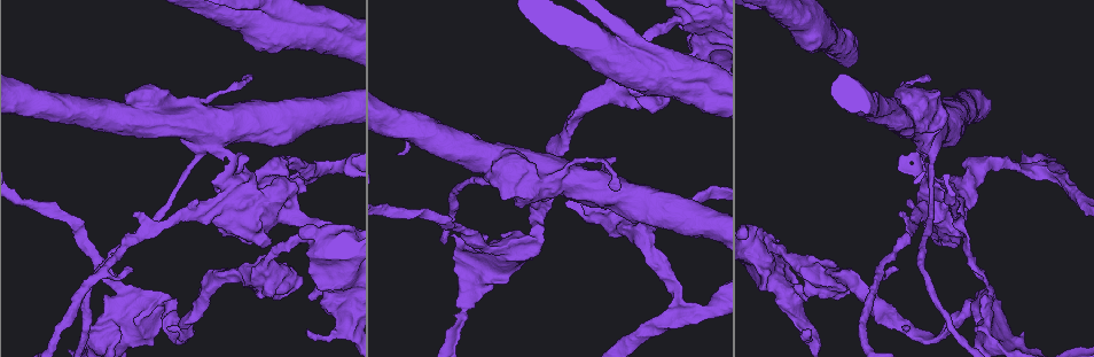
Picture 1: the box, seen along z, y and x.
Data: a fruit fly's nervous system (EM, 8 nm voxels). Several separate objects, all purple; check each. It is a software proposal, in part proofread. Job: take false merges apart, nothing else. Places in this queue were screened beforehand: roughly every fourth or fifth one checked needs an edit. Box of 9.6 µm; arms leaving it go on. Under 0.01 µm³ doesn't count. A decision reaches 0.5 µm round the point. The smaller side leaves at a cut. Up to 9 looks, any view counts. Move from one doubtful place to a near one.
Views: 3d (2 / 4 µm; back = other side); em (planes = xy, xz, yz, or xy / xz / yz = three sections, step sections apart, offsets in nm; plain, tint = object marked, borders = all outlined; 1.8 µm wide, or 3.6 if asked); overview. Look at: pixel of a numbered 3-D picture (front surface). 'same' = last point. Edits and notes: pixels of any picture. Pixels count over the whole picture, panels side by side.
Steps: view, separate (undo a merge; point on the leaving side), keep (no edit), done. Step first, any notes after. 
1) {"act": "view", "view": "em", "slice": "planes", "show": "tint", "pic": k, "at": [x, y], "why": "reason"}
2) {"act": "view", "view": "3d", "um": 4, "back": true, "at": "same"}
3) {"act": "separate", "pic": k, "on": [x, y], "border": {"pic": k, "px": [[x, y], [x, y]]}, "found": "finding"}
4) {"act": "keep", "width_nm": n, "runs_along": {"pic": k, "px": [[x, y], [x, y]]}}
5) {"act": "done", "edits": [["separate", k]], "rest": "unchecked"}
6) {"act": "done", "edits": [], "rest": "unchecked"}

{"act": "view", "view": "3d", "um": 4, "pic": 1, "at": [329, 40], "why": "closes a loop"}

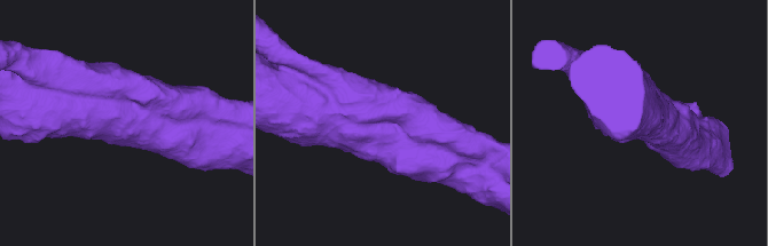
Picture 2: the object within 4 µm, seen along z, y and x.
{"act": "view", "view": "em", "um": 3.6, "slice": "xz", "step": 16, "show": "tint", "pic": 2, "at": [130, 120]}

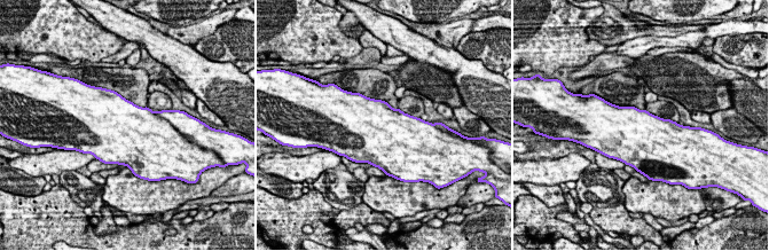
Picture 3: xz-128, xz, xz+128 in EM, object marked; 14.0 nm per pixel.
{"act": "keep", "found": "one neuron here"}

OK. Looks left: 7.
{"act": "view", "view": "3d", "um": 4, "pic": 1, "at": [341, 287], "why": "four or more arms meet"}

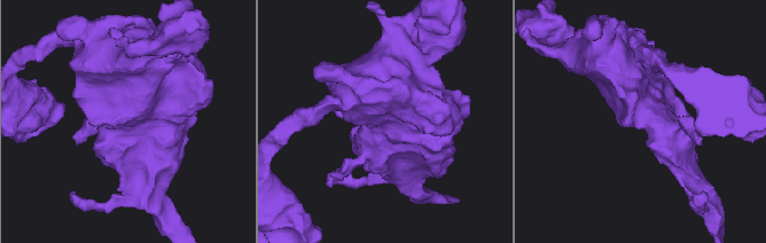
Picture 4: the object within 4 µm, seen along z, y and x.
{"act": "view", "view": "em", "um": 3.6, "slice": "planes", "show": "tint", "pic": 4, "at": [128, 121]}

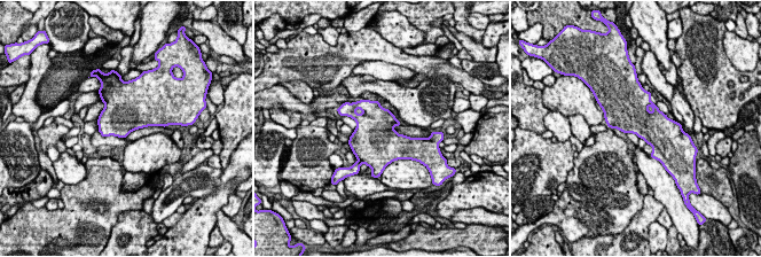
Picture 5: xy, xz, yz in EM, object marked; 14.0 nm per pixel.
{"act": "keep", "found": "all the same neuron"}

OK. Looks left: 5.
{"act": "view", "view": "3d", "um": 4, "back": true, "pic": 1, "at": [524, 246]}

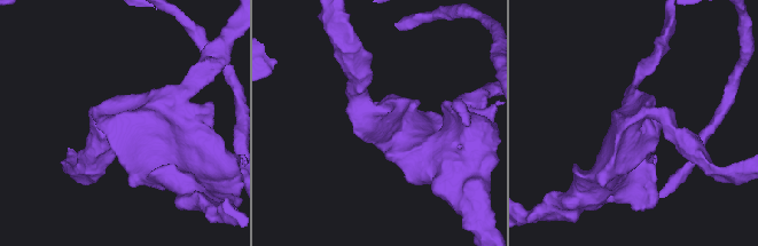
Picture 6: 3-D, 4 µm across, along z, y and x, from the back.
{"act": "view", "view": "em", "um": 3.6, "slice": "xz", "step": 4, "show": "tint", "pic": 6, "at": [123, 122], "arms": 4, "why": "need the tissue"}

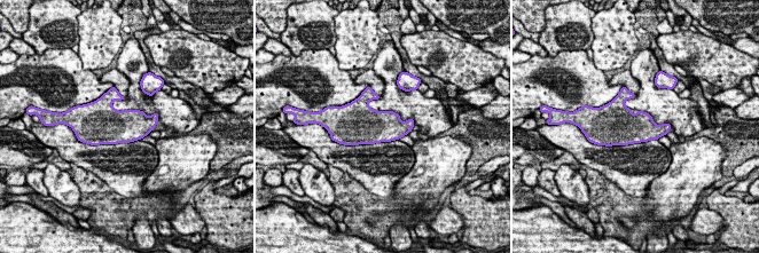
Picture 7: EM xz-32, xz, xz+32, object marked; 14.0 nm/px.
{"act": "keep", "found": "all the same neuron"}

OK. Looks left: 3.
{"act": "view", "view": "em", "slice": "planes", "show": "tint", "pic": 1, "at": [927, 187]}

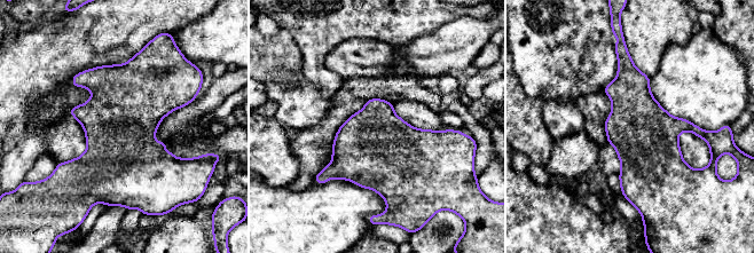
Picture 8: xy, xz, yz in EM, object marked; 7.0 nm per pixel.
{"act": "keep", "found": "all the same neuron"}

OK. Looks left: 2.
{"act": "done", "edits": [], "rest": "unchecked"}

